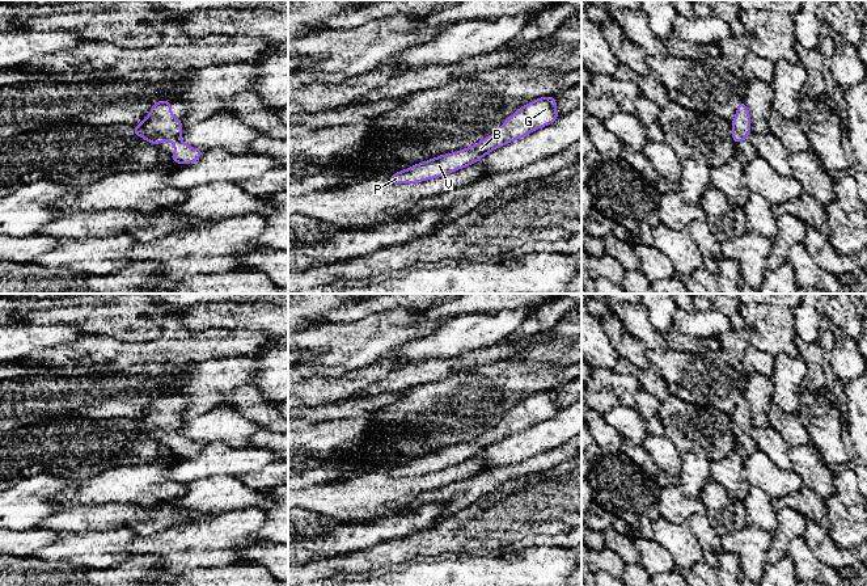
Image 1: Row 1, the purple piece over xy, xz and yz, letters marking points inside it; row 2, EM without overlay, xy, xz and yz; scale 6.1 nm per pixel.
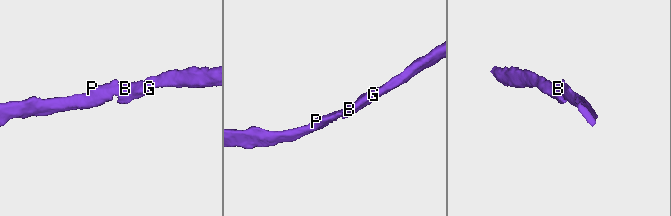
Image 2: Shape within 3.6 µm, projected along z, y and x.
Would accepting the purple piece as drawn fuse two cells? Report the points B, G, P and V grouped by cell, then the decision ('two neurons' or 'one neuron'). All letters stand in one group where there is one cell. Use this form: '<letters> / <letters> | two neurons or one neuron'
B G P V | one neuron

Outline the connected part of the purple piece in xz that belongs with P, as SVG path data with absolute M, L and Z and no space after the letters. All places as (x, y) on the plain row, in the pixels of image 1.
M553 389L537 392L517 402L504 414L495 427L486 430L471 440L415 458L402 465L392 468L388 473L390 477L415 477L443 471L451 465L466 461L485 451L492 443L524 431L537 422L554 417L559 412L555 404L557 397Z

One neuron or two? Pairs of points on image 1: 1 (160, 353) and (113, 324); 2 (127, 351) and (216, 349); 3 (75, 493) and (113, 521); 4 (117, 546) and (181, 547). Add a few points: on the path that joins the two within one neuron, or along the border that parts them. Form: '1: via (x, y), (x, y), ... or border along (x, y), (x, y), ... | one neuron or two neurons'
1: border along (110, 334), (127, 341), (170, 338) | two neurons
2: via (149, 351), (194, 349) | one neuron
3: border along (121, 504), (73, 504), (66, 507) | two neurons
4: border along (136, 536), (127, 547), (130, 556) | two neurons

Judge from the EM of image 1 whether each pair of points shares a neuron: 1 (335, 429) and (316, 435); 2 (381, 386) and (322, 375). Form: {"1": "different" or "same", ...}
{"1": "same", "2": "different"}

